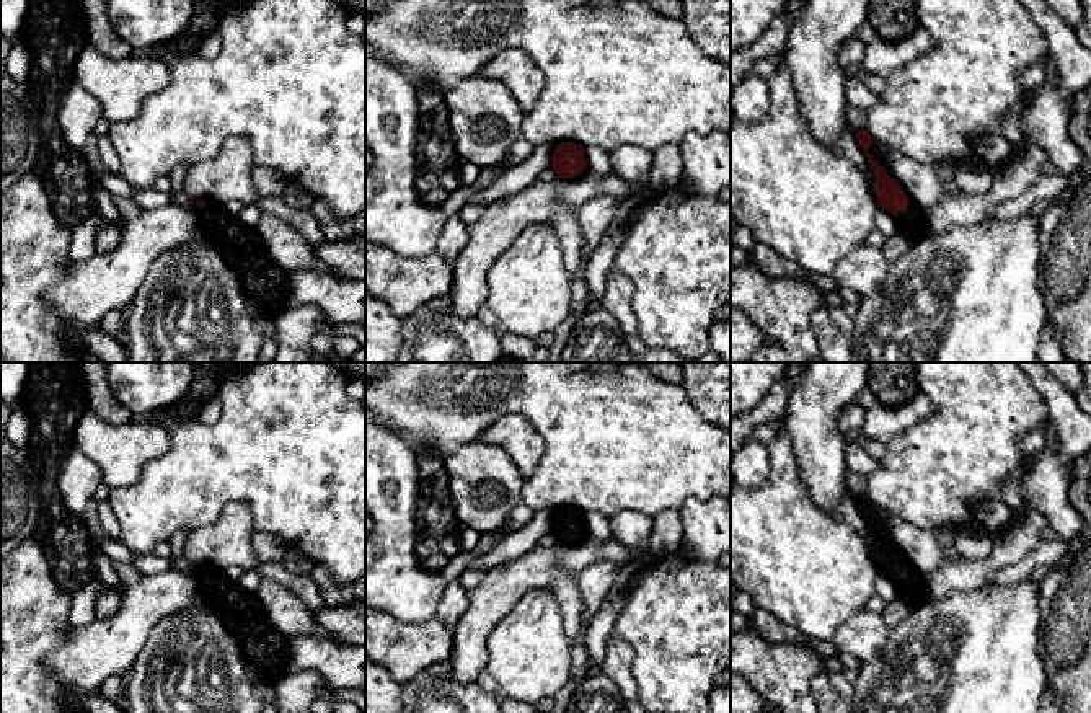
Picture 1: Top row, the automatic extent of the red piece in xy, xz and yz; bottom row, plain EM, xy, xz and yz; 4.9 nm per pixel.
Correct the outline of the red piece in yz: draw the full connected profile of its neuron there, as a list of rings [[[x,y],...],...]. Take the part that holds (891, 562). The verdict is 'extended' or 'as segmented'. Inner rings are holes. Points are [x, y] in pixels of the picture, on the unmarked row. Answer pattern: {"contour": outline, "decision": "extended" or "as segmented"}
{"contour": [[[866,519],[866,522],[876,542],[872,551],[877,561],[877,569],[895,582],[897,597],[903,600],[910,610],[915,610],[921,602],[930,599],[923,574],[918,574],[910,568],[900,550],[886,538],[872,520]]], "decision": "extended"}

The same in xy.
{"contour": [[[194,568],[207,609],[212,610],[238,641],[246,662],[277,682],[287,674],[289,636],[267,620],[256,594],[243,591],[223,571]]], "decision": "extended"}

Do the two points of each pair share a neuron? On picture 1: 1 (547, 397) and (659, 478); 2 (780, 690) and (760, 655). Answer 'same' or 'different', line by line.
1: same
2: same

